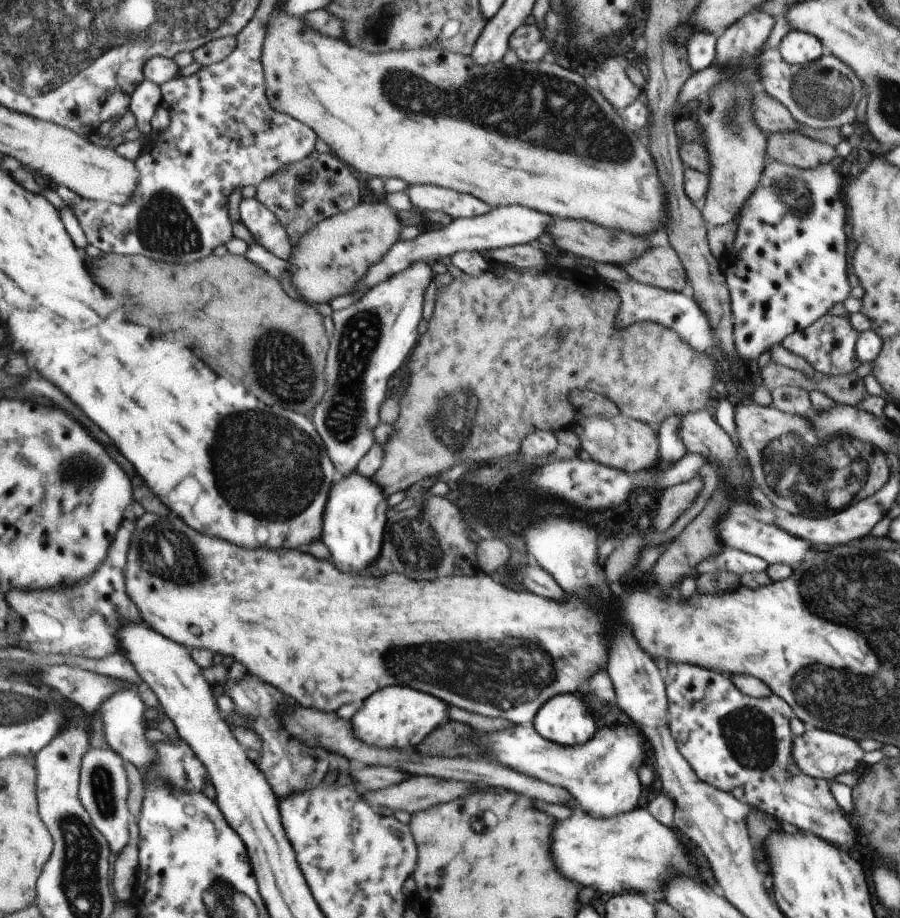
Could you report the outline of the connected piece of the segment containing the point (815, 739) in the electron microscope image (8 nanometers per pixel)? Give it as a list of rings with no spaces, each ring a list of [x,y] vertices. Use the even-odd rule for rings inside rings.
[[[809,728],[803,734],[793,736],[793,746],[790,750],[793,761],[807,776],[815,779],[833,781],[837,774],[851,772],[857,769],[864,750],[851,737],[825,729]]]

